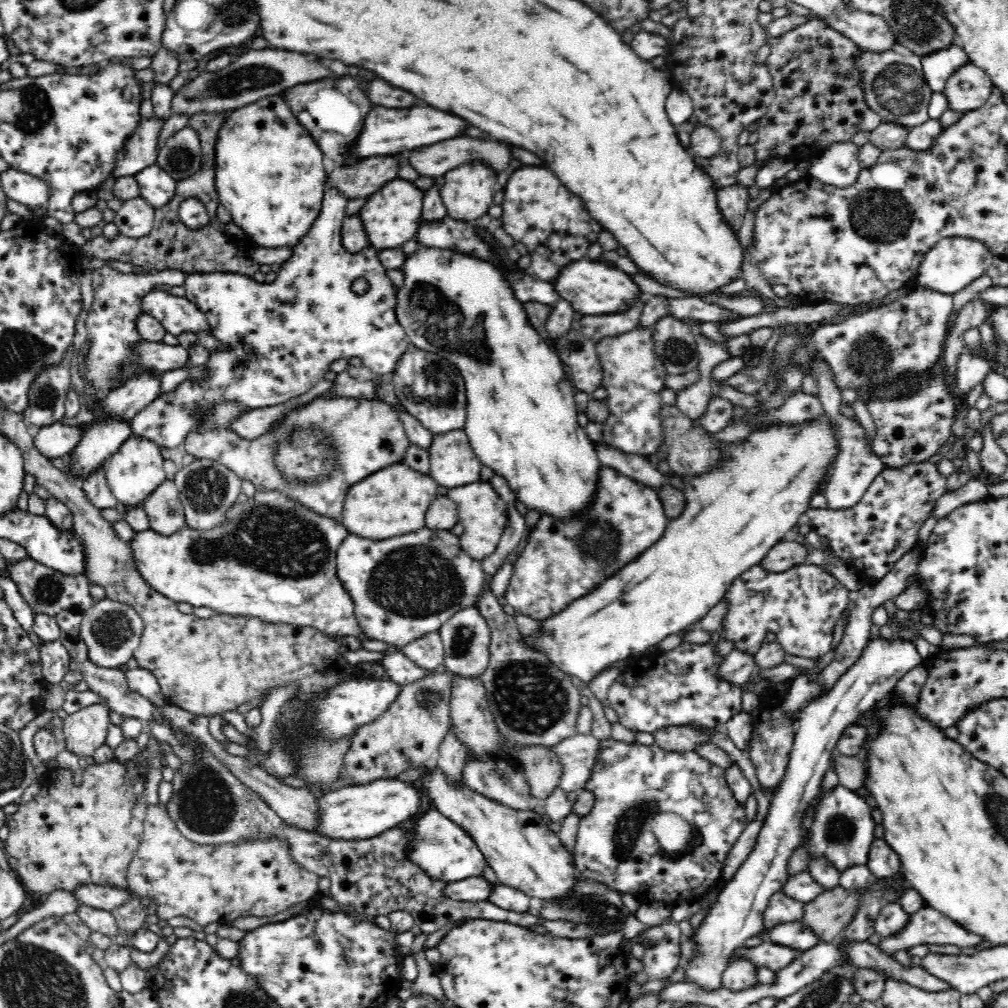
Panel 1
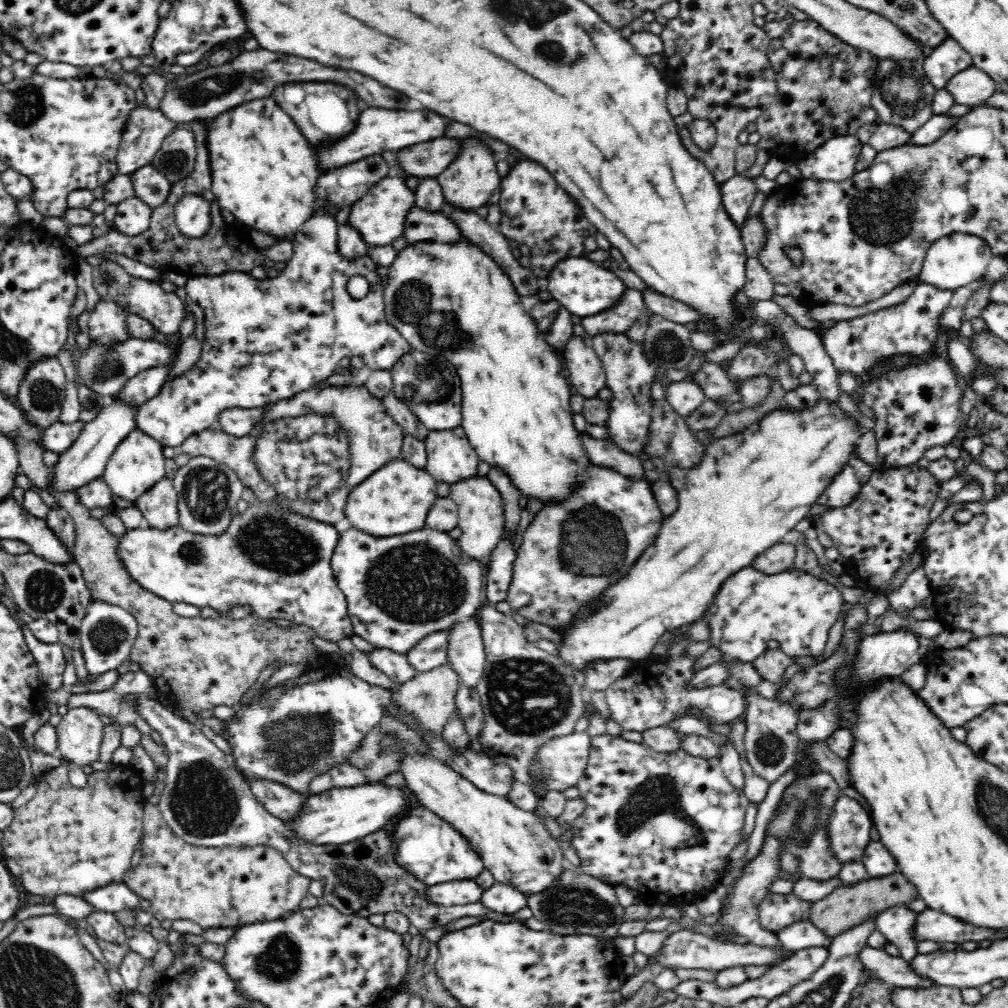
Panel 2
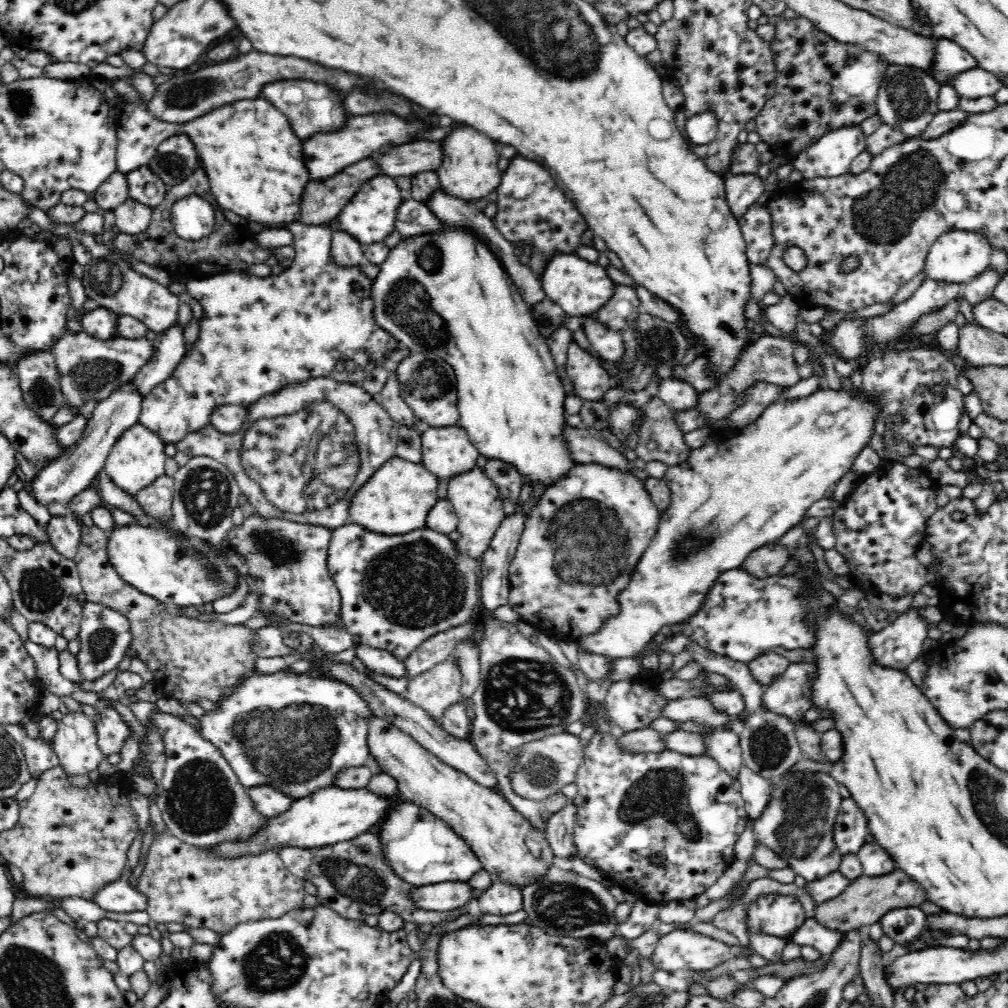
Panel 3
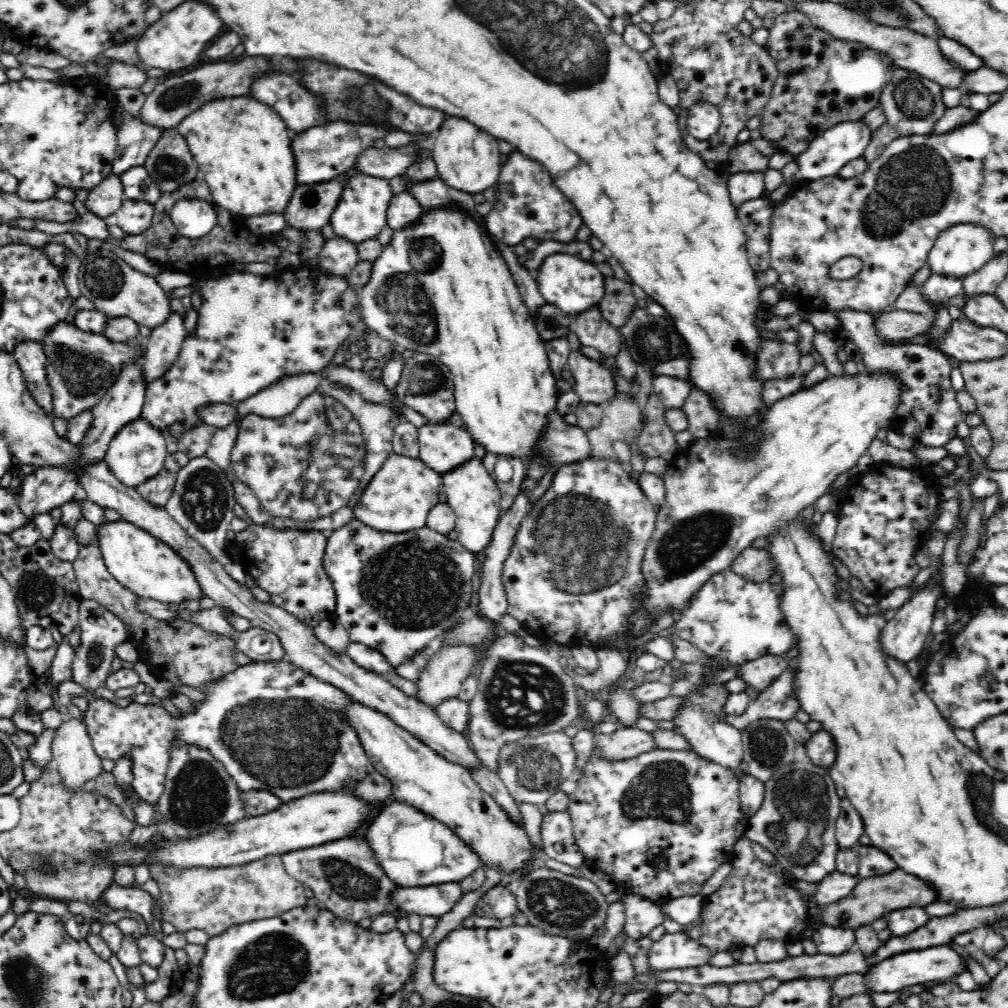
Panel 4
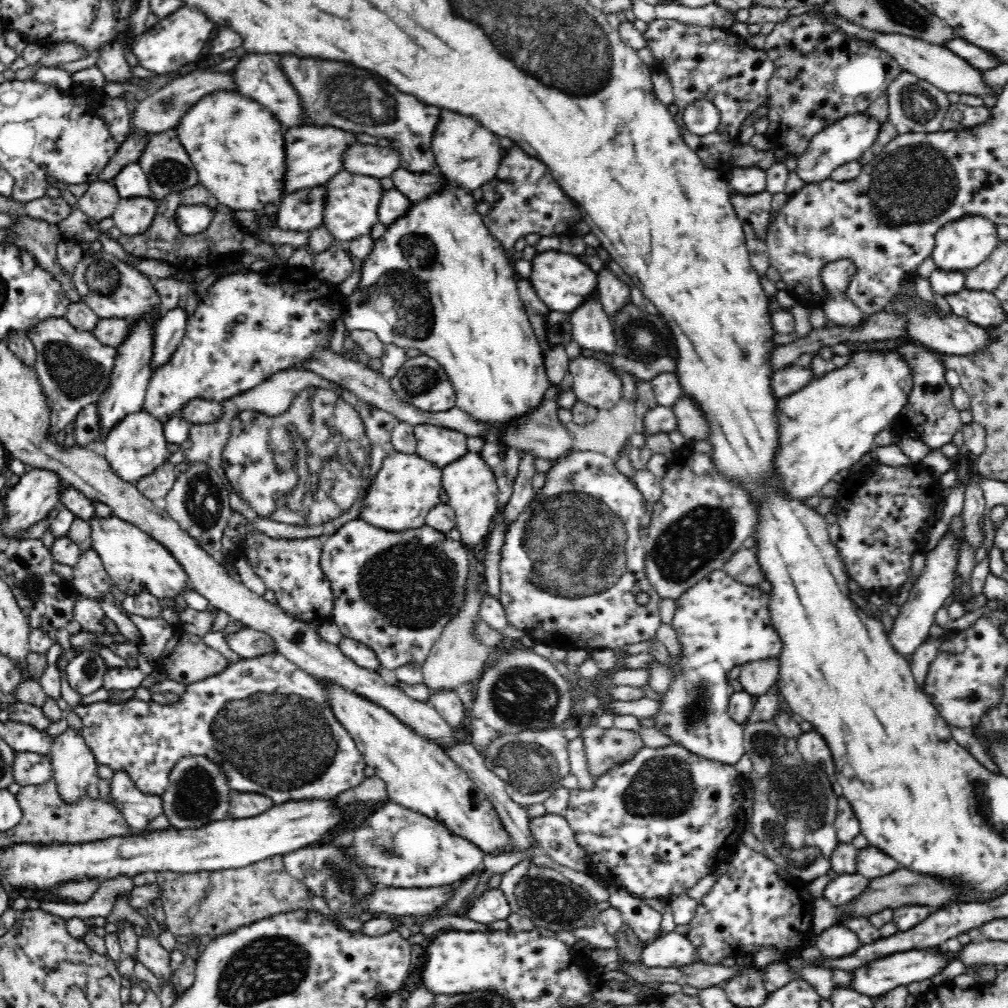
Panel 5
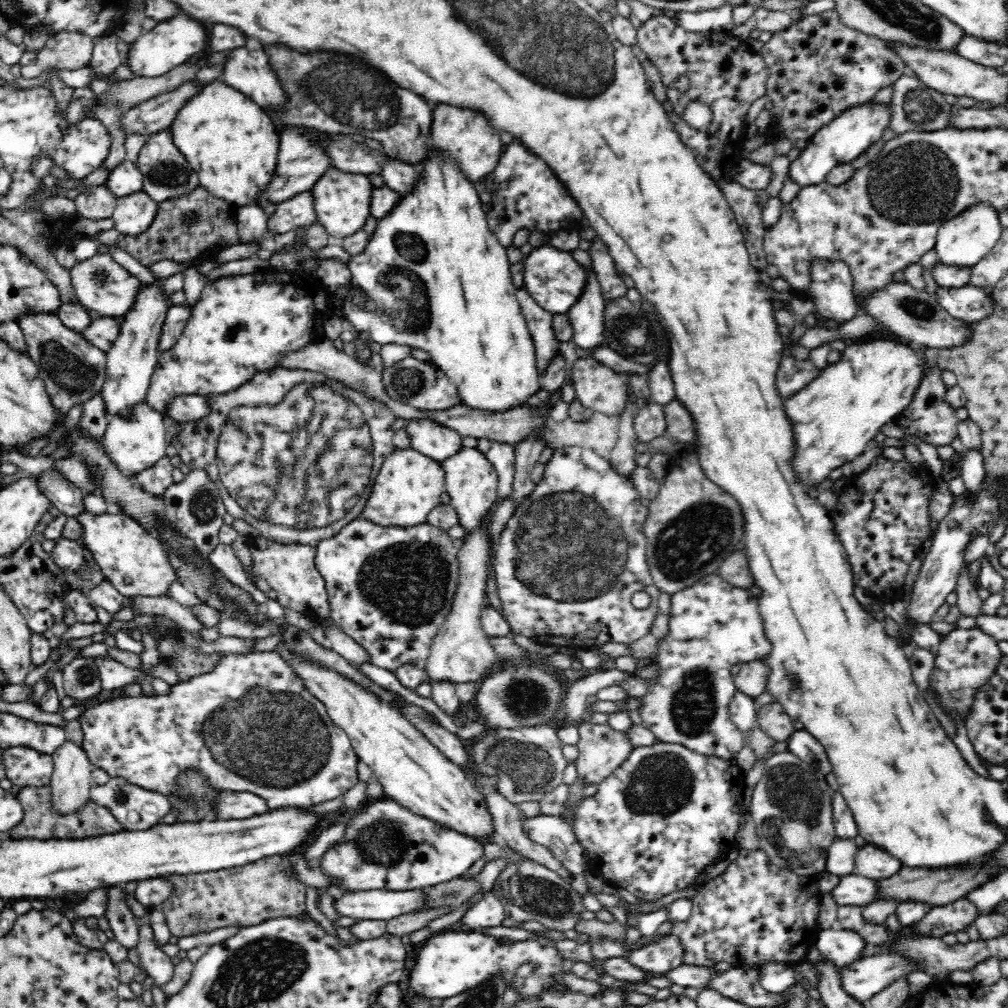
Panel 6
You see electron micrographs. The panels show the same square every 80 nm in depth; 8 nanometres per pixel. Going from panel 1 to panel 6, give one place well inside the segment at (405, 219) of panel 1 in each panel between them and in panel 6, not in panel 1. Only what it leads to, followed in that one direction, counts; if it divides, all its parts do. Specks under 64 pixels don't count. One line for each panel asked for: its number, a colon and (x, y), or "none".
2: (378, 215)
3: (369, 216)
4: (359, 214)
5: (349, 210)
6: (341, 200)

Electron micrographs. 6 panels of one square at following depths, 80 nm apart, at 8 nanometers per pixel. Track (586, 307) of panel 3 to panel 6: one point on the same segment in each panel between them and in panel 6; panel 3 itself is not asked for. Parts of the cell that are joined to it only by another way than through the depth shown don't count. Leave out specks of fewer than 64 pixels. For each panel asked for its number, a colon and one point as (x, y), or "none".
4: (572, 284)
5: (561, 280)
6: (552, 277)

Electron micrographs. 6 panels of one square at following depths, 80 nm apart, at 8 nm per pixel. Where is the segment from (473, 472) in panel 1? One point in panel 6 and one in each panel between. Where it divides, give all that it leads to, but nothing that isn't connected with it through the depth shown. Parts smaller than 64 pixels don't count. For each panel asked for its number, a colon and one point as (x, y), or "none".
2: (450, 457)
3: (446, 450)
4: (441, 446)
5: (439, 445)
6: (439, 442)

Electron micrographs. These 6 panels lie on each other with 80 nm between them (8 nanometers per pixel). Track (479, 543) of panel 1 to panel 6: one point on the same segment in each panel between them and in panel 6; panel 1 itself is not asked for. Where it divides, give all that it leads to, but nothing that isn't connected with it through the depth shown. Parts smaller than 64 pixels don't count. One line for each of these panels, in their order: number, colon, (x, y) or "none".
2: (481, 513)
3: (476, 499)
4: (473, 494)
5: (471, 486)
6: (471, 481)

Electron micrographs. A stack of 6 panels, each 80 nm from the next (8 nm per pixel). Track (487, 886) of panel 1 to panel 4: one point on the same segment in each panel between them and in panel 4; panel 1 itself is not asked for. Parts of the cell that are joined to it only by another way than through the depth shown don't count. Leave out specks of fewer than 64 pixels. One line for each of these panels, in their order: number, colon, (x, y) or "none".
2: (466, 891)
3: (444, 896)
4: (434, 900)

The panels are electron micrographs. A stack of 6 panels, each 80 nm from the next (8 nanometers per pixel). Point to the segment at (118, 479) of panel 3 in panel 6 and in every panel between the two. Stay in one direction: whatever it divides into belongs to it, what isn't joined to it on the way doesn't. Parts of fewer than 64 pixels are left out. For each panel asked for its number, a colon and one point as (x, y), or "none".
4: (138, 450)
5: (134, 446)
6: (134, 439)

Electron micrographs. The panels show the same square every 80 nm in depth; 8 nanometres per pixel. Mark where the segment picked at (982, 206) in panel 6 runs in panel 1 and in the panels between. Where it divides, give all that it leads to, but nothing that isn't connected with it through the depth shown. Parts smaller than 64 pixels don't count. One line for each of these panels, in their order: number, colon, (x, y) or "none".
1: (954, 262)
2: (954, 261)
3: (957, 256)
4: (961, 249)
5: (960, 245)

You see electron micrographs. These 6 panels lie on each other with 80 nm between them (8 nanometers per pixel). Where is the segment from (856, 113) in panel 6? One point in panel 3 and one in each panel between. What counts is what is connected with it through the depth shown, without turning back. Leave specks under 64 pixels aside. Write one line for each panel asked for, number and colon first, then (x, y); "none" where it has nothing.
3: (831, 156)
4: (827, 154)
5: (844, 141)

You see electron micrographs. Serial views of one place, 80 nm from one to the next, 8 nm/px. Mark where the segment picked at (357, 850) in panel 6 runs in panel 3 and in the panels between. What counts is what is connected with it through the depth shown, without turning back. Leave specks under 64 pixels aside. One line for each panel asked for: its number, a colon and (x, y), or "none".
3: (422, 849)
4: (414, 849)
5: (395, 847)

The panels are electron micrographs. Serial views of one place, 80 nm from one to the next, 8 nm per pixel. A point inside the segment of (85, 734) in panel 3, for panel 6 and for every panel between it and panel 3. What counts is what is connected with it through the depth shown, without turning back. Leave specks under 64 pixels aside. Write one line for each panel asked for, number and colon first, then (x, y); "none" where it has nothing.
4: (73, 756)
5: (74, 766)
6: (69, 785)

